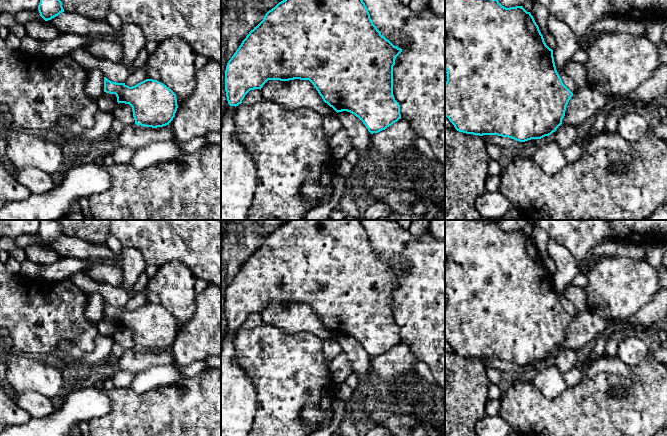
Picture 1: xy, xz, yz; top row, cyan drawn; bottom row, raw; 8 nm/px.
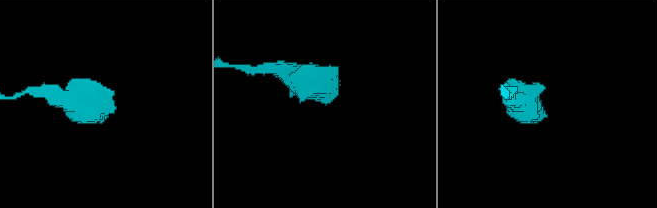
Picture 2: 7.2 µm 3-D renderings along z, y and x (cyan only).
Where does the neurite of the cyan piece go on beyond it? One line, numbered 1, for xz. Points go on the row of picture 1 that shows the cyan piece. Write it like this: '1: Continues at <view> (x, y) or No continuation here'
1: No continuation here

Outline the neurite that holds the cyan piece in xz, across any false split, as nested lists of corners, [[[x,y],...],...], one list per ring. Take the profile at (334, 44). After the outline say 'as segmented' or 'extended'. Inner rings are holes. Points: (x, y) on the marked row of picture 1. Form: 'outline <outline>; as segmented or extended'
outline [[[283,0],[265,14],[263,20],[249,32],[234,55],[228,61],[225,70],[225,91],[227,101],[230,106],[238,106],[242,103],[245,95],[250,90],[261,90],[268,80],[309,80],[314,85],[323,101],[337,113],[342,111],[350,112],[363,122],[371,134],[378,133],[401,119],[400,105],[393,95],[393,66],[395,65],[396,57],[401,52],[401,48],[394,46],[388,39],[381,35],[381,32],[373,24],[363,0]]]; as segmented

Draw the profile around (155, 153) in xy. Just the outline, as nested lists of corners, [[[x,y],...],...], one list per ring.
[[[175,140],[151,142],[135,150],[129,164],[138,170],[178,160],[185,154]]]

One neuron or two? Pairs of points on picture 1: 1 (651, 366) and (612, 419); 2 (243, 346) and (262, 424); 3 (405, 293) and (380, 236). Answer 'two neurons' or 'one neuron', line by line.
1: one neuron
2: one neuron
3: one neuron

